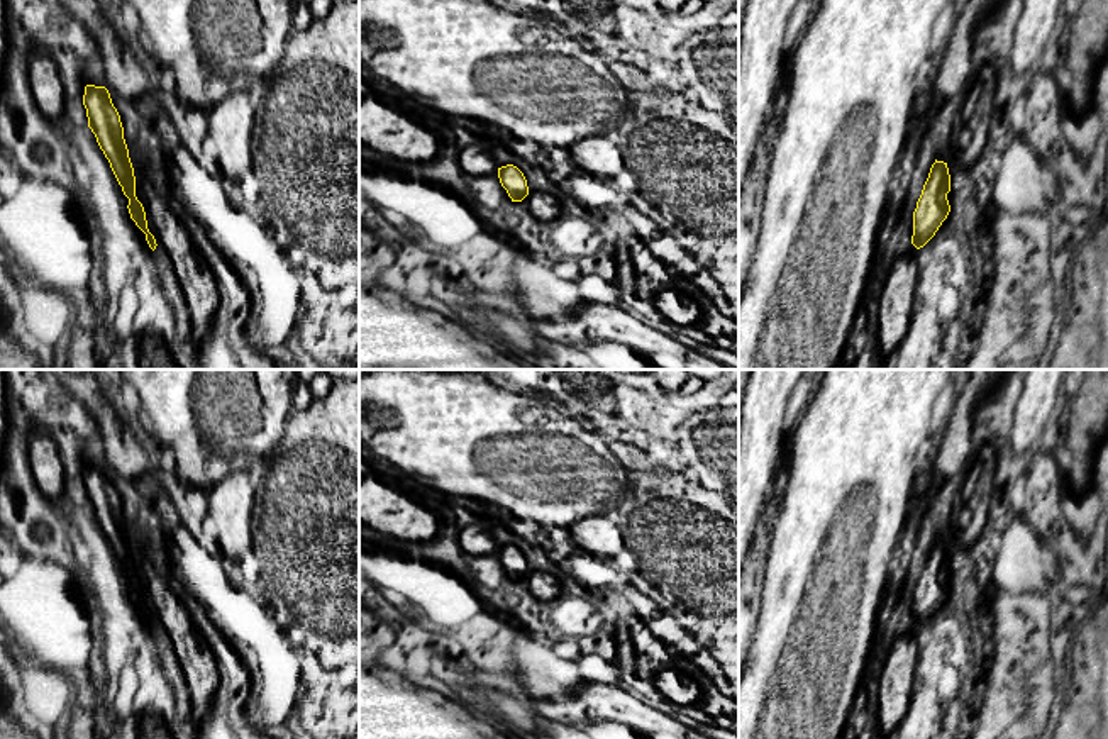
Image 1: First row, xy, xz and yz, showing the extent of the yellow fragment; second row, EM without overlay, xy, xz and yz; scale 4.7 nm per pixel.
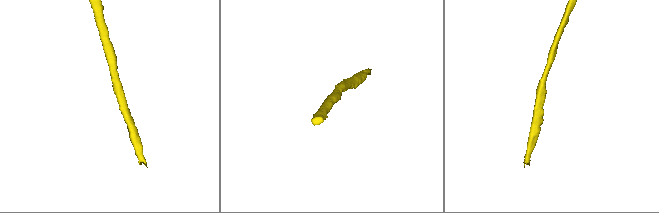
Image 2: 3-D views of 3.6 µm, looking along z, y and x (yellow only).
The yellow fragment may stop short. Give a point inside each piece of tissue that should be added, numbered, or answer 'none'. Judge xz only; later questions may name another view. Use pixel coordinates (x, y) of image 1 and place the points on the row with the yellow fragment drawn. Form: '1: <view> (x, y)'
none

